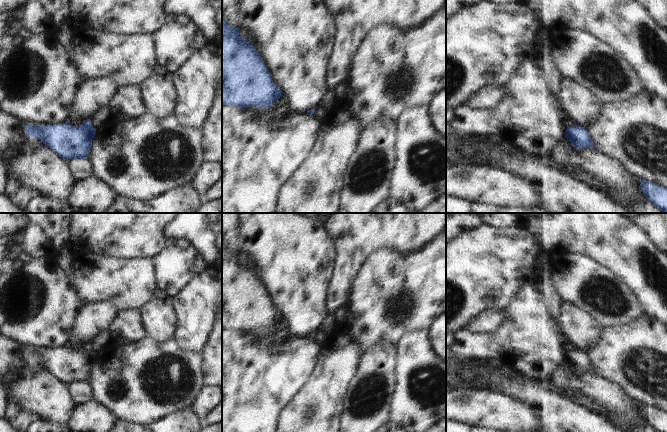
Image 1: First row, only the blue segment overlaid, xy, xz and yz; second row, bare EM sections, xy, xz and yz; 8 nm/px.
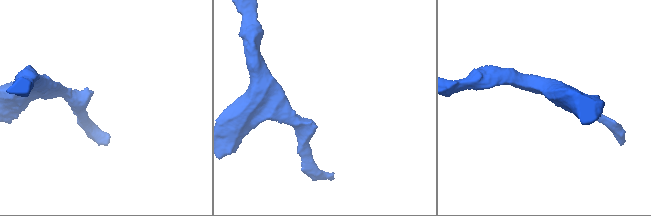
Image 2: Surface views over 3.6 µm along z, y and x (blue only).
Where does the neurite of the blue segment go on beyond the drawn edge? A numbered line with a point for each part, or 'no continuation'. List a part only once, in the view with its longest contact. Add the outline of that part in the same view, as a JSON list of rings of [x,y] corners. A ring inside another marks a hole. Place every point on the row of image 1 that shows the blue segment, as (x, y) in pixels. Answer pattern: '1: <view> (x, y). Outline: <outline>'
no continuation.

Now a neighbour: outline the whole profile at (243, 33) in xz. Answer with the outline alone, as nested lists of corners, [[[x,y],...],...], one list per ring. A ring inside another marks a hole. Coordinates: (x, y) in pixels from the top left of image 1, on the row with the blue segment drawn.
[[[240,28],[239,37],[241,39],[247,39],[249,43],[252,44],[256,48],[258,53],[260,52],[260,47],[257,44],[256,36],[251,31]]]

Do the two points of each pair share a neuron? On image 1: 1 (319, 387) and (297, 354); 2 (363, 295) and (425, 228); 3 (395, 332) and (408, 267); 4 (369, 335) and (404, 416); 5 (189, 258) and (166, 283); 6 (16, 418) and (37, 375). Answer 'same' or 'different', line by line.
1: different
2: different
3: same
4: different
5: same
6: different

